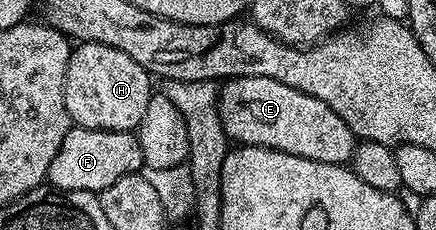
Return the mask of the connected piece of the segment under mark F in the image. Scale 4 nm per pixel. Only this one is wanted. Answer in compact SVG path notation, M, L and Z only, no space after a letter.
M70 125L47 179L54 190L106 190L115 180L128 174L136 174L143 166L143 152L136 133L127 130L92 130L86 126Z

